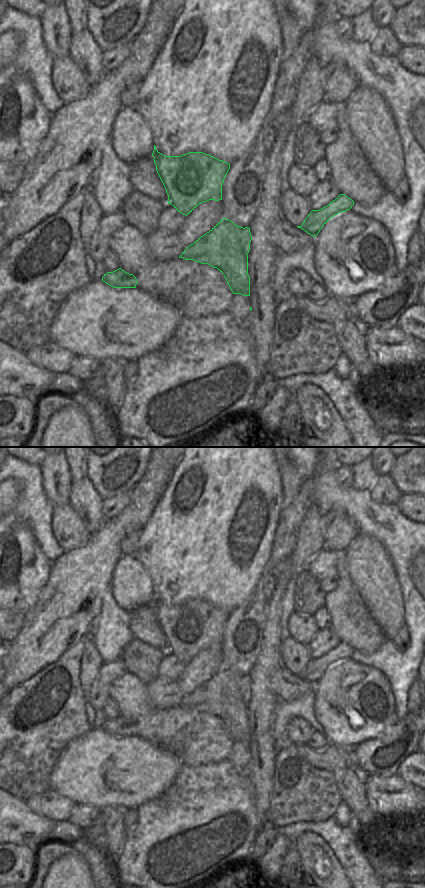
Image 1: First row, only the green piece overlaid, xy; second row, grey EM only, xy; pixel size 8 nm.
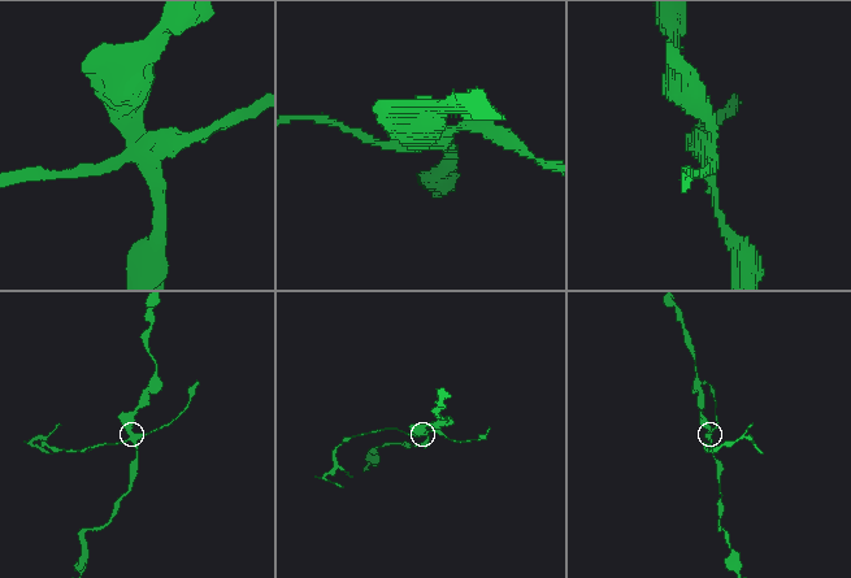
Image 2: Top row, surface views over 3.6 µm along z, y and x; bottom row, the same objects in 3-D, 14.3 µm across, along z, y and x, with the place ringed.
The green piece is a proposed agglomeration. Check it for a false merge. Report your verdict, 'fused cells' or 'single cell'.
fused cells

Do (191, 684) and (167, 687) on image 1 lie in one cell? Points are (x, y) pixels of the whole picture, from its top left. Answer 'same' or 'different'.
different

